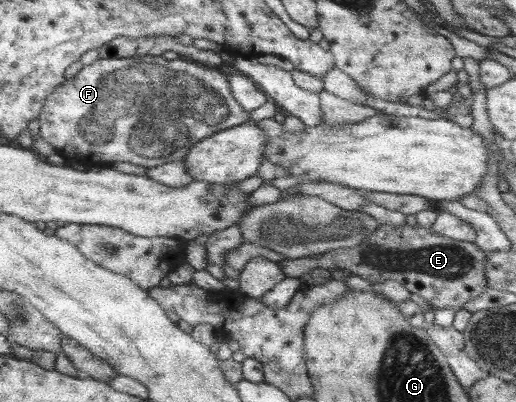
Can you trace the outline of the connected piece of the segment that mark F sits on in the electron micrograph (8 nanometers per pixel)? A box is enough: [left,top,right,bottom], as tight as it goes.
[37,55,250,168]

